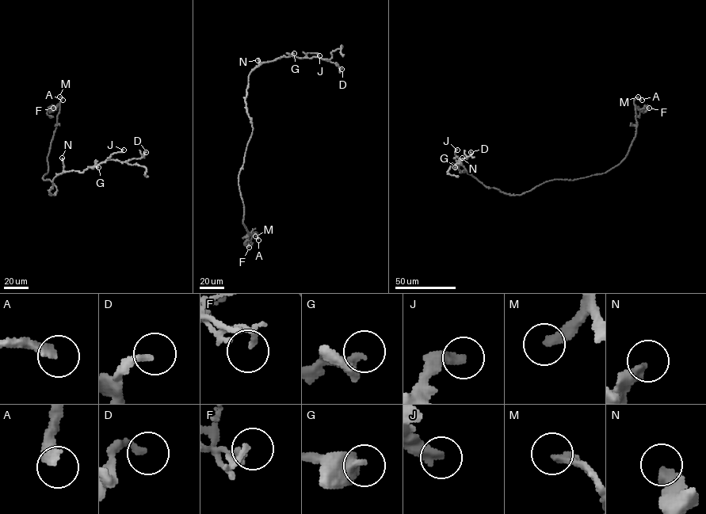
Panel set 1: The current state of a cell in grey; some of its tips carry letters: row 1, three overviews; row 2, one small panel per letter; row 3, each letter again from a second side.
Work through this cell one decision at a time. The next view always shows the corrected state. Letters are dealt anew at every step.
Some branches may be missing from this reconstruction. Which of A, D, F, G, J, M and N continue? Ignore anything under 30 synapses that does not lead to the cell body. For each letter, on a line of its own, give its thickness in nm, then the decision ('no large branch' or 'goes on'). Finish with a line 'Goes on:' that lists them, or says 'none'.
A: 320 nm | goes on
D: 240 nm | no large branch
F: 140 nm | no large branch
G: 500 nm | no large branch
J: 360 nm | goes on
M: 280 nm | goes on
N: 400 nm | no large branch
Goes on: A, J, M

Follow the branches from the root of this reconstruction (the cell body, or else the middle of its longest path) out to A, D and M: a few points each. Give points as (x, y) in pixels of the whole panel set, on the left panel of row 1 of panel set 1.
A: (57, 190), (49, 179), (44, 180), (43, 177), (47, 172), (47, 157), (62, 100)
D: (57, 190), (54, 195), (49, 192), (52, 180), (65, 171), (82, 173), (108, 159), (127, 161), (146, 152)
M: (57, 190), (49, 179), (44, 180), (43, 177), (47, 172), (47, 157), (62, 99), (59, 97)

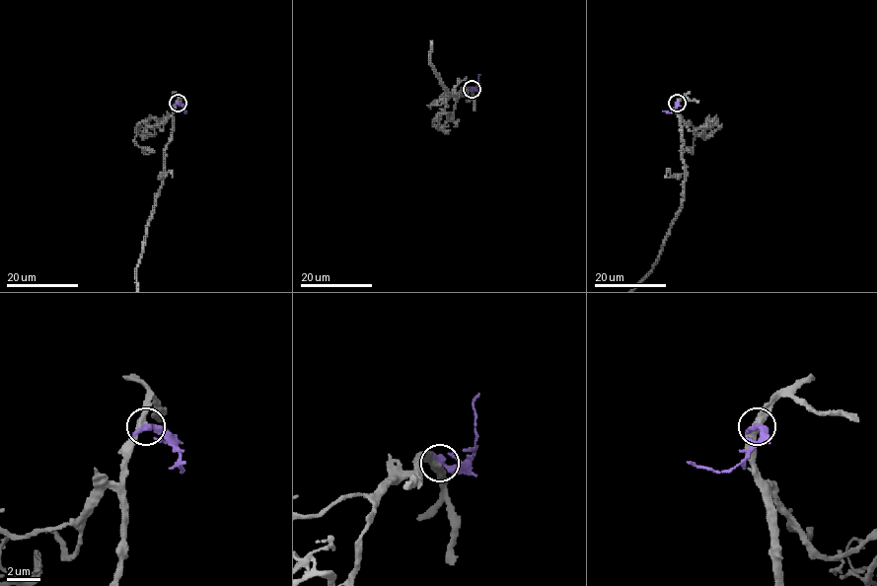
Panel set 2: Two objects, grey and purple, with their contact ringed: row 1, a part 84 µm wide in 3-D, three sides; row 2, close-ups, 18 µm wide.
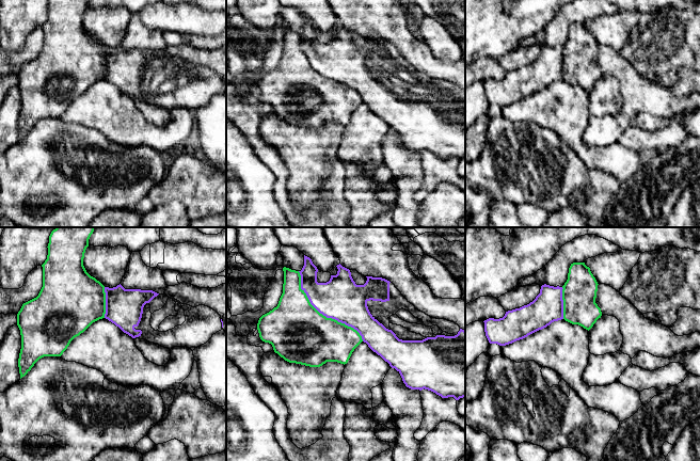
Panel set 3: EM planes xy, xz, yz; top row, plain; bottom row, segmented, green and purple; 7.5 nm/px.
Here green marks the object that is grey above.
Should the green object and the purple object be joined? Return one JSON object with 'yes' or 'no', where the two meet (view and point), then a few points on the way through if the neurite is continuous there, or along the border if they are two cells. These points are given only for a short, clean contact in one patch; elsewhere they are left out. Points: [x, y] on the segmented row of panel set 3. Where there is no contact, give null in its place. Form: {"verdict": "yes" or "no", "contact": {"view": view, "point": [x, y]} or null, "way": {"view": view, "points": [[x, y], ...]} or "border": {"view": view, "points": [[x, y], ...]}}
{"verdict": "no", "contact": {"view": "xz", "point": [321, 314]}}

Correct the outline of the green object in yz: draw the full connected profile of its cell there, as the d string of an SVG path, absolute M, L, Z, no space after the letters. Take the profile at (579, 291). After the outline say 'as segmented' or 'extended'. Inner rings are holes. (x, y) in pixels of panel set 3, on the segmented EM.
M573 263L562 286L563 319L590 330L602 316L595 303L598 282L585 263Z; as segmented

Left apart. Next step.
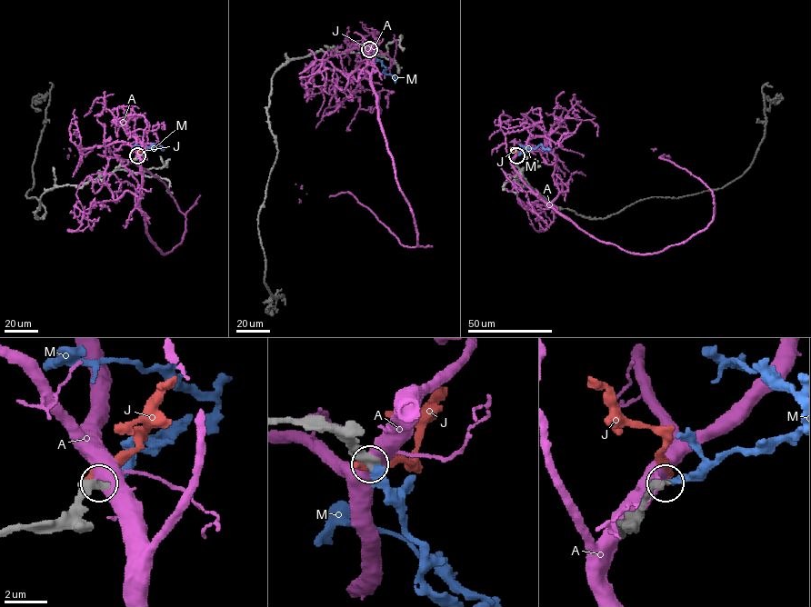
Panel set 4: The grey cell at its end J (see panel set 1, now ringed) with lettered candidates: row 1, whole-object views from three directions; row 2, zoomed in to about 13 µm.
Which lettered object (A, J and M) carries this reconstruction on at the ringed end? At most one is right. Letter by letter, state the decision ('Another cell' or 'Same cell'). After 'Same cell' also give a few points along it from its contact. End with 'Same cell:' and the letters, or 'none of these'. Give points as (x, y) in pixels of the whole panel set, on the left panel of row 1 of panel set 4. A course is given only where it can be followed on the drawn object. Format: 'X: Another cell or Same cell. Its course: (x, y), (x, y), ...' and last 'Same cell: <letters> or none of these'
A: Another cell
J: Another cell
M: Same cell. Its course: (137, 155), (147, 147), (154, 149), (153, 144), (164, 150)
Same cell: M

